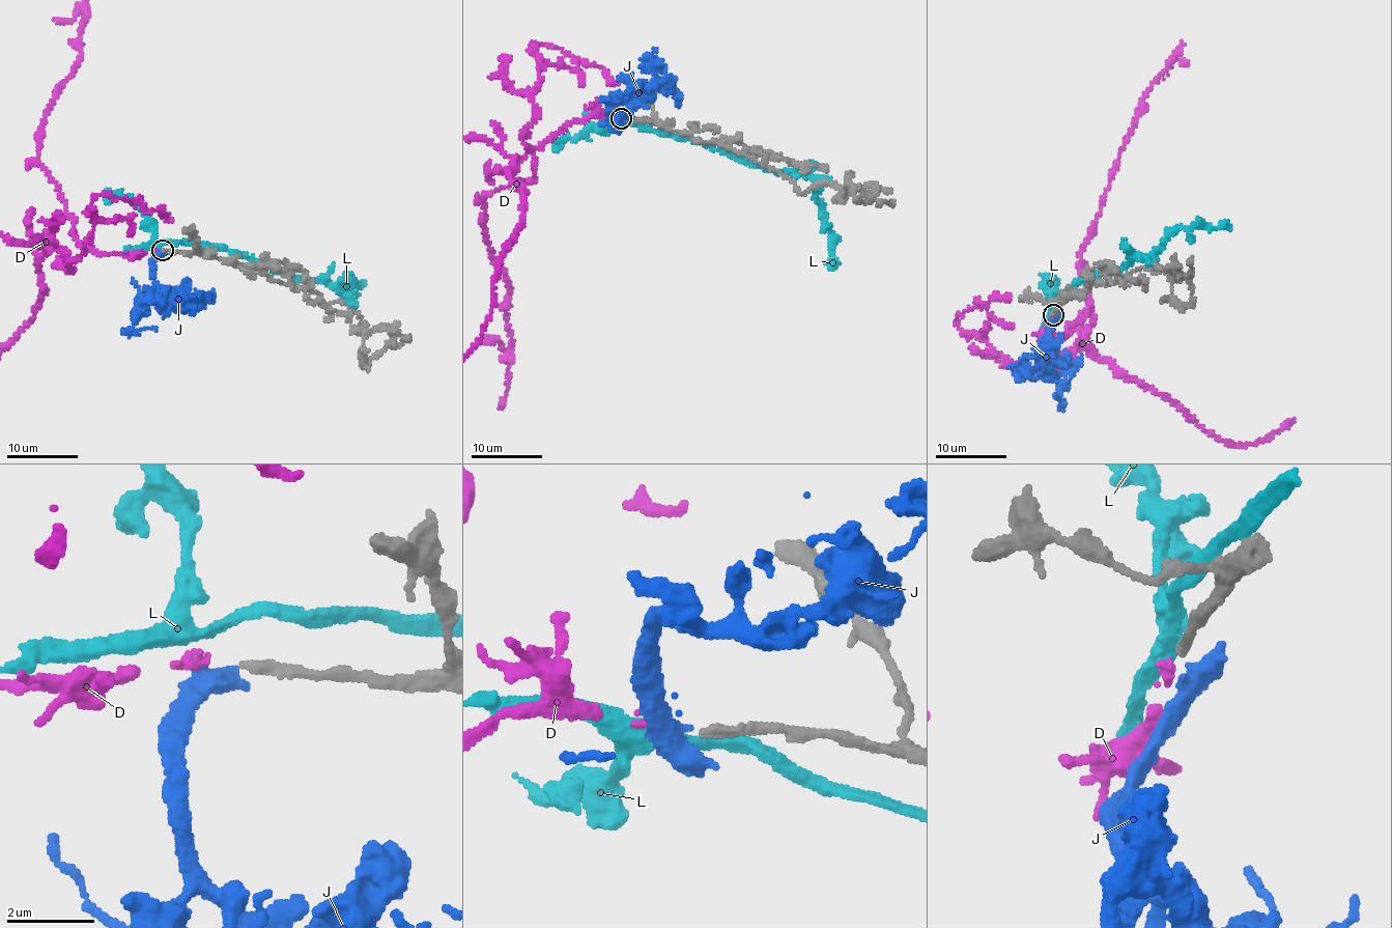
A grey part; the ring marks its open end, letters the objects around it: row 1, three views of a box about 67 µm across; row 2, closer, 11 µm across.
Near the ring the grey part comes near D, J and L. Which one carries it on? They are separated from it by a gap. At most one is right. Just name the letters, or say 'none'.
D

